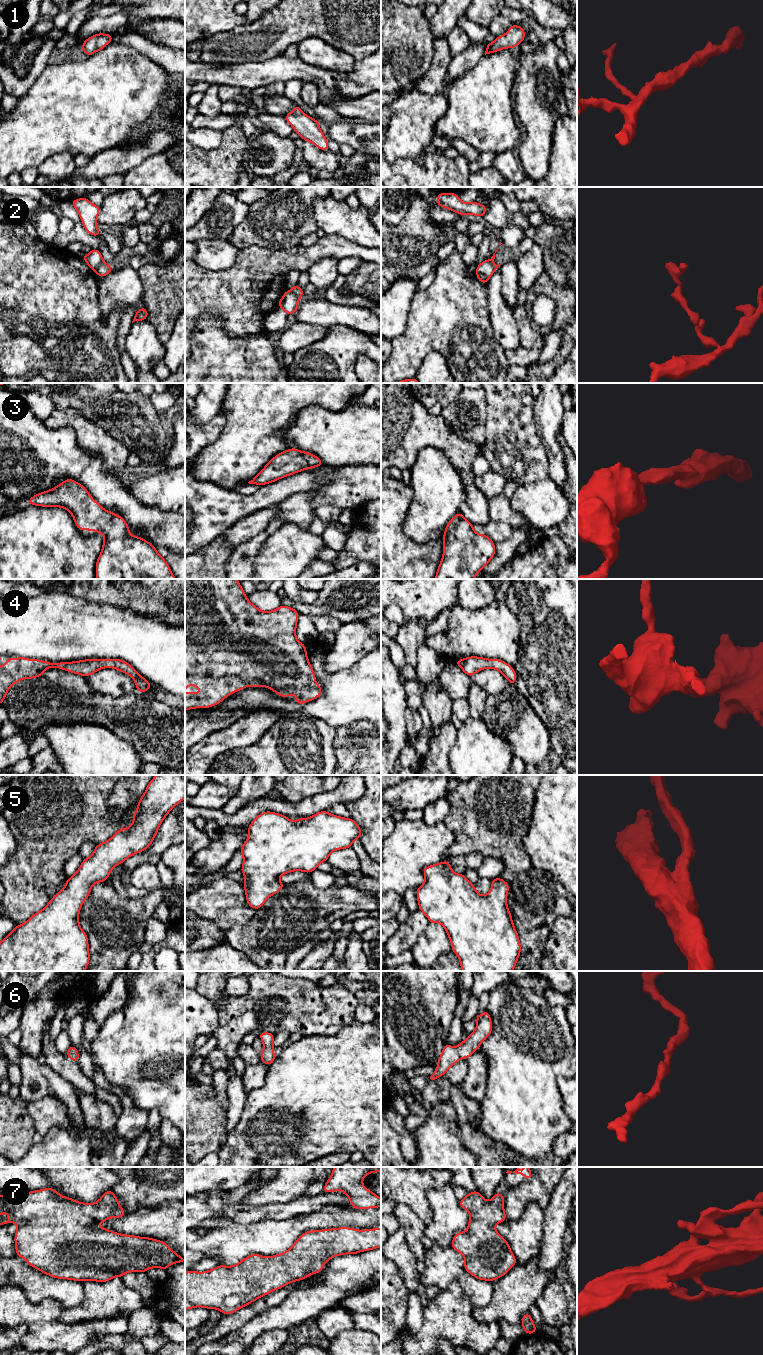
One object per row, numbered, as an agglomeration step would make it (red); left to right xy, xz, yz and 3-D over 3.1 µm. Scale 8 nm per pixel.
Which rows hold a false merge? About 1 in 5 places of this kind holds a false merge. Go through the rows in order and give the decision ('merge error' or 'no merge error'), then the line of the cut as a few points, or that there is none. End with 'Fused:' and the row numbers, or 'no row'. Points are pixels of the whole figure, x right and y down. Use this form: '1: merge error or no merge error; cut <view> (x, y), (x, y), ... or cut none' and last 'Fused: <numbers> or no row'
1: no merge error; cut none
2: merge error; cut xy (103, 261), (95, 272)
3: no merge error; cut none
4: no merge error; cut none
5: no merge error; cut none
6: no merge error; cut none
7: no merge error; cut none
Fused: 2

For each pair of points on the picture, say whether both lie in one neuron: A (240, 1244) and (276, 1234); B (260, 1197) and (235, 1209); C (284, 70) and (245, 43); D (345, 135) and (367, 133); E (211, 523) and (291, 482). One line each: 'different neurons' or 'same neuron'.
A: same neuron
B: different neurons
C: different neurons
D: same neuron
E: same neuron

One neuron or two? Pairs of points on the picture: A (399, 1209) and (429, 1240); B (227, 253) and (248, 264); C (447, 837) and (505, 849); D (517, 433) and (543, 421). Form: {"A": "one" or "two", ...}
{"A": "two", "B": "two", "C": "two", "D": "two"}

